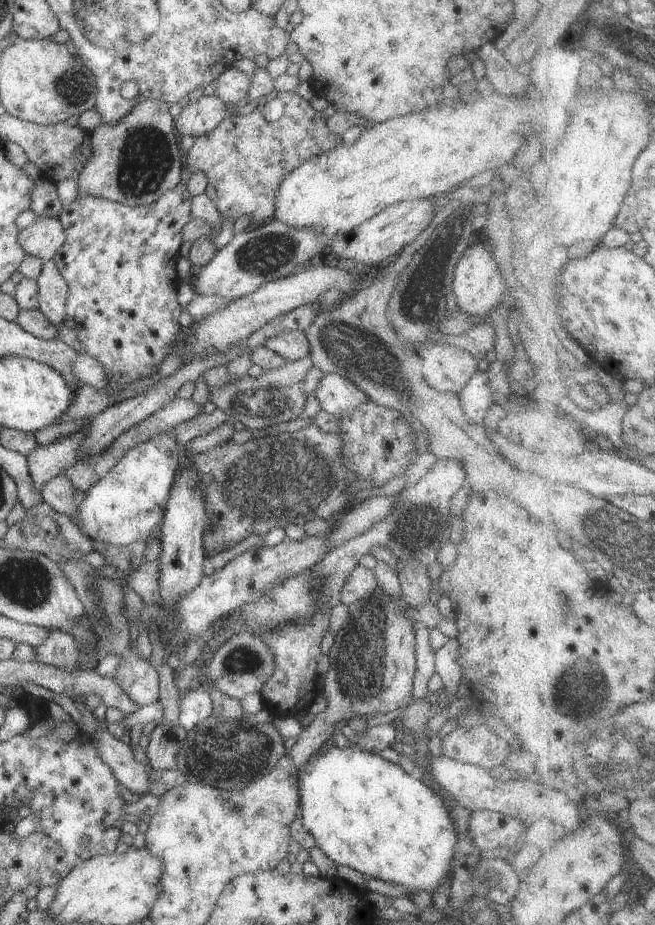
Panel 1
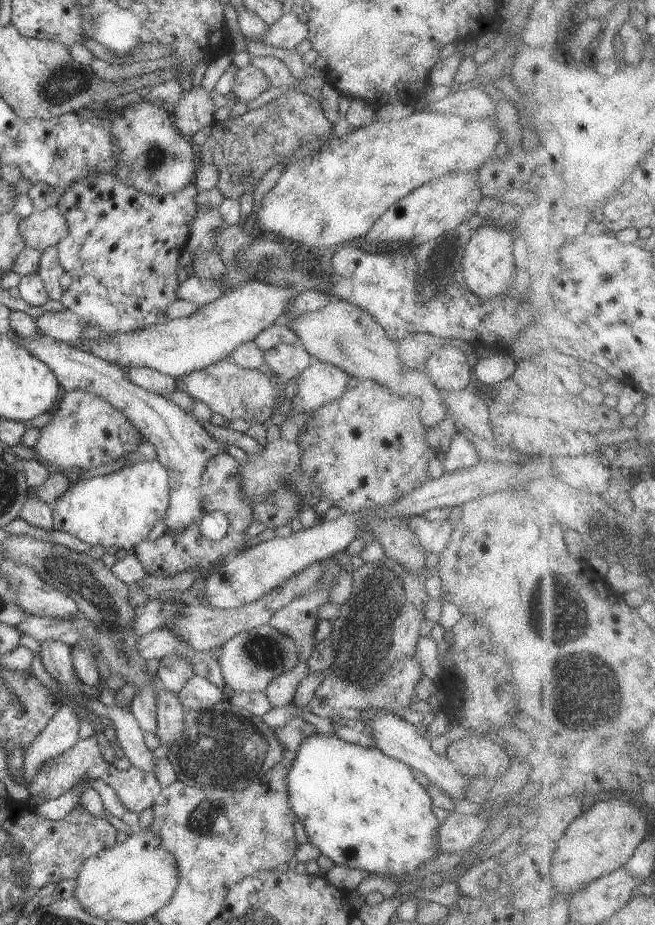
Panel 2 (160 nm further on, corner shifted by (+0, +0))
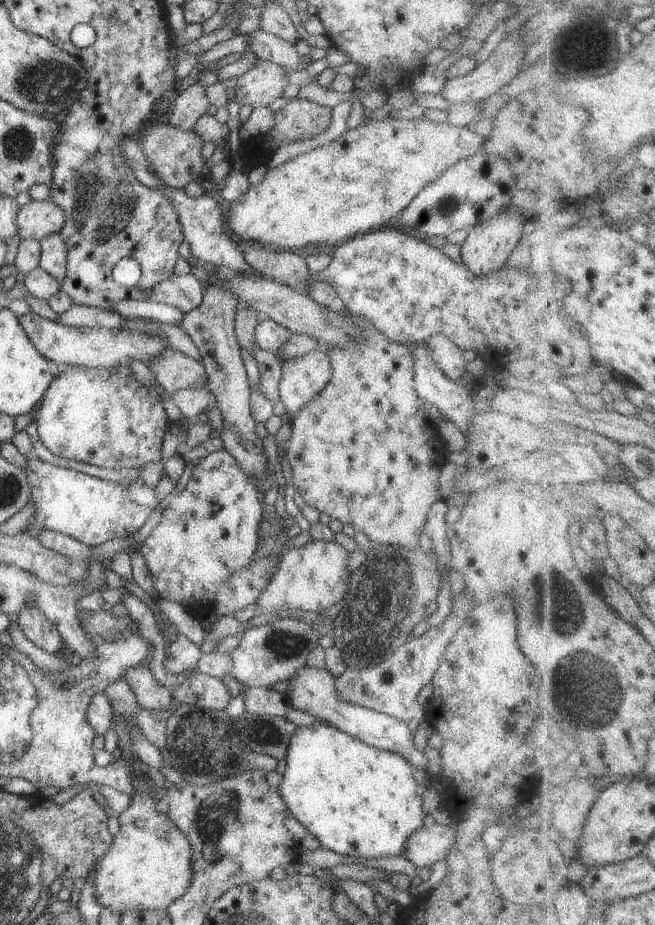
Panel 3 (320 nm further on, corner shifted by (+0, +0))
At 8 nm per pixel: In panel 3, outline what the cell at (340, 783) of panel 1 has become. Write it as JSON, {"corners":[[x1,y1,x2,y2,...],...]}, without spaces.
{"corners":[[314,723,312,726,301,726,295,730,287,746,284,759,286,761,285,771,279,786,281,797,288,805,290,814,294,815,321,842,322,848,332,850,338,854,346,854,346,856,357,856,360,859,403,856,408,836,423,825,422,819,426,816,422,809,421,792,423,789,418,785,414,774,412,774,411,764,395,752,370,746,359,738,342,732,335,726,326,723]]}

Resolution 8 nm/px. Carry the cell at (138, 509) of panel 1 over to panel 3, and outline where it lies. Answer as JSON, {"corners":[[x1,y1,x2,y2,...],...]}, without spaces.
{"corners":[[39,457,27,459,25,471,31,486,29,502,38,507,38,512,24,532,35,539,44,529,65,534,91,547,107,540,126,538,137,532,159,505,154,488,144,486,142,478,130,486,124,482,116,484,75,469,52,465]]}

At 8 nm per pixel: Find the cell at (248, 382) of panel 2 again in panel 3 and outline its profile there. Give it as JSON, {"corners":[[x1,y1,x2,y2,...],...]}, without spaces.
{"corners":[[166,347,146,365,153,372,159,386,169,394,180,389,199,389,207,383,202,362,172,347]]}

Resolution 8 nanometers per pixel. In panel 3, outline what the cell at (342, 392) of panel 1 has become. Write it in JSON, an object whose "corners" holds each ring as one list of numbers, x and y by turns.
{"corners":[[316,350,286,359,282,362,282,375,279,381,279,396,287,410,288,416,294,416,314,395,317,395,323,386,330,380,332,374,331,360,323,350]]}

